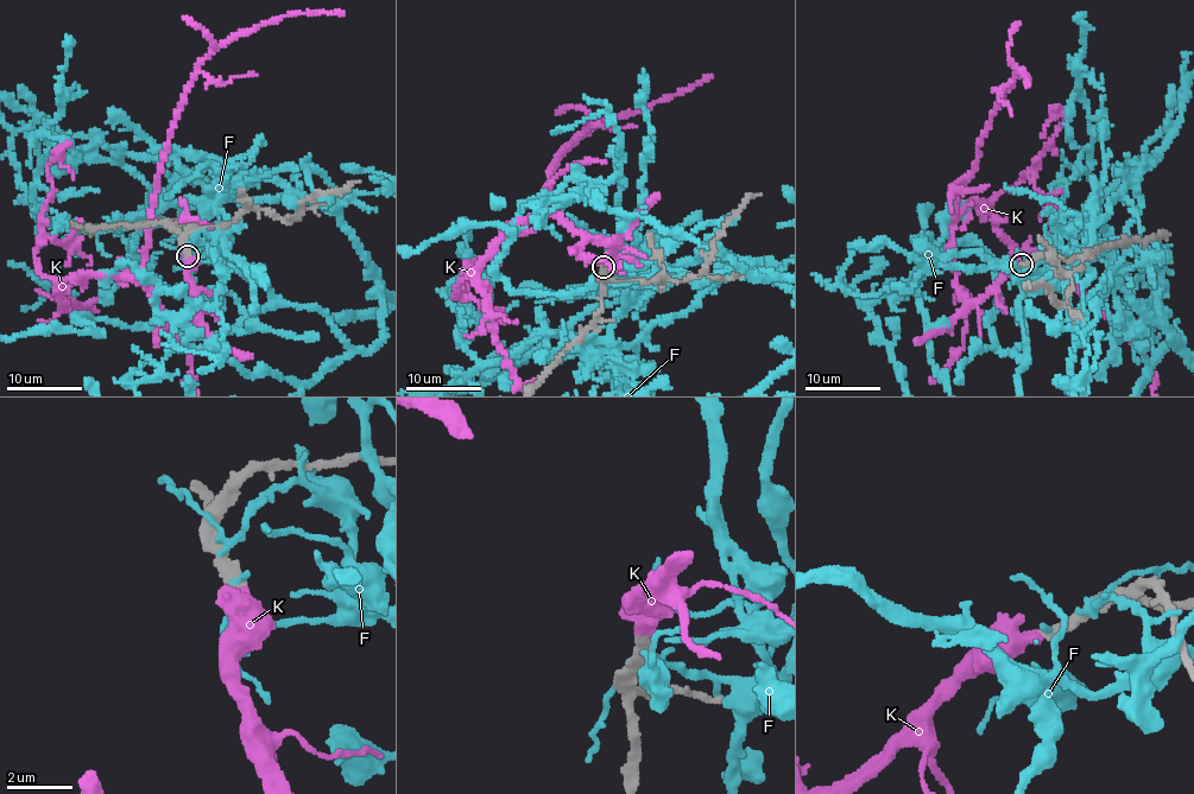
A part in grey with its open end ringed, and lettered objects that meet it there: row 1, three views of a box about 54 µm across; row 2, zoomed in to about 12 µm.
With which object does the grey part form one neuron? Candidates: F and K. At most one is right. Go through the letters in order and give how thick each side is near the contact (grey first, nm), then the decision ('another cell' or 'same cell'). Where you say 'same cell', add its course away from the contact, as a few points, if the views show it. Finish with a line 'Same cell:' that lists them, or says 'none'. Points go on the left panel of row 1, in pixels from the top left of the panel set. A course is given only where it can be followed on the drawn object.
F: 380/140 nm | another cell
K: 320/320 nm | same cell
Same cell: K

